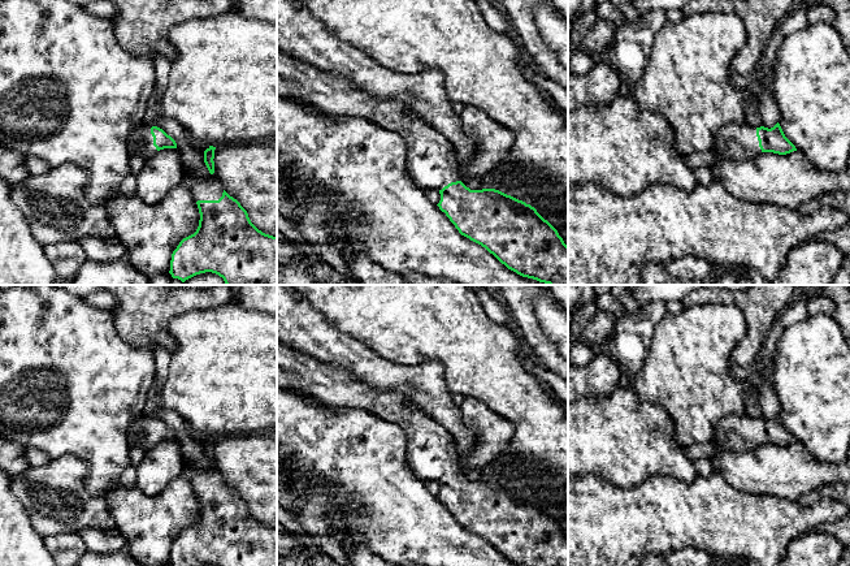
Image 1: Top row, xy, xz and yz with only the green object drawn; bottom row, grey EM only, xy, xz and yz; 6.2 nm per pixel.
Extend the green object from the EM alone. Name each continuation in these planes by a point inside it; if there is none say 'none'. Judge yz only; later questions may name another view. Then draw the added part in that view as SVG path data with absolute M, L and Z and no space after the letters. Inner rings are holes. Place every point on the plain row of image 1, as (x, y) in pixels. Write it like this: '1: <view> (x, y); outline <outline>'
1: yz (736, 432); outline M729 415L715 425L714 442L733 451L751 451L762 441L756 428L756 419L749 415Z

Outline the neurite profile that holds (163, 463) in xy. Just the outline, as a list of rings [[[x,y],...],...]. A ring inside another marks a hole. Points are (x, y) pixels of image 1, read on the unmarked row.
[[[178,440],[157,442],[135,468],[136,487],[147,496],[160,494],[172,480],[187,474]]]

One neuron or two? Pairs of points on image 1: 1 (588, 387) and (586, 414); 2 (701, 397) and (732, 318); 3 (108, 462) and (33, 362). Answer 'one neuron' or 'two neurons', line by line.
1: two neurons
2: one neuron
3: one neuron

